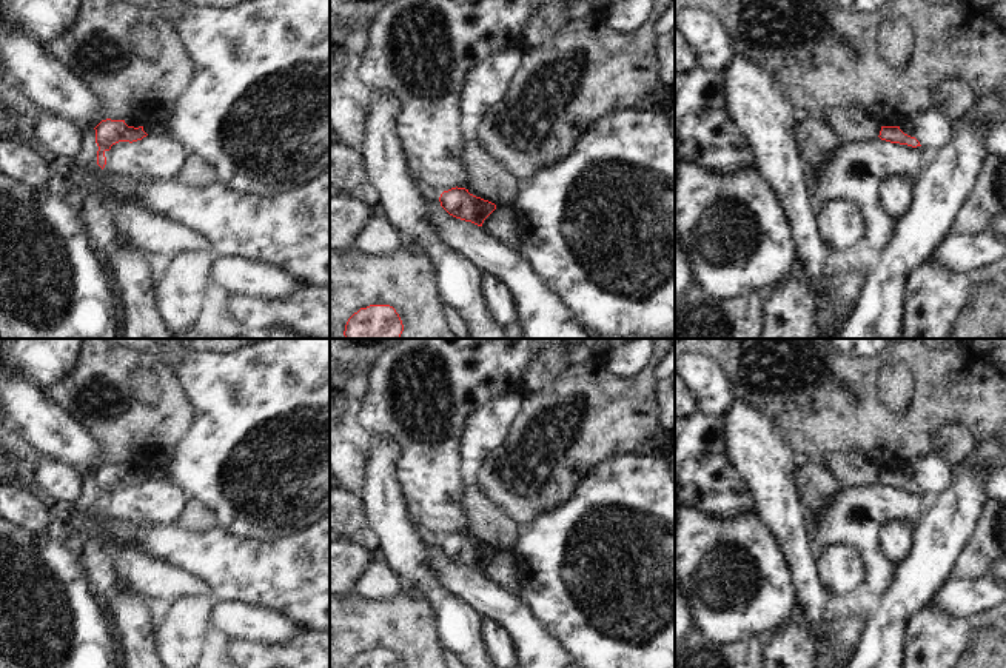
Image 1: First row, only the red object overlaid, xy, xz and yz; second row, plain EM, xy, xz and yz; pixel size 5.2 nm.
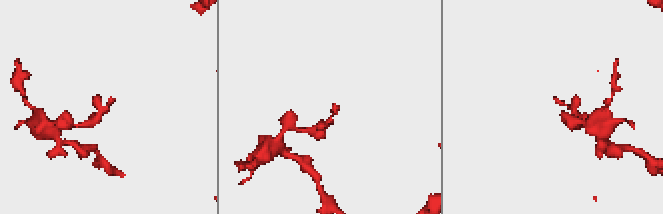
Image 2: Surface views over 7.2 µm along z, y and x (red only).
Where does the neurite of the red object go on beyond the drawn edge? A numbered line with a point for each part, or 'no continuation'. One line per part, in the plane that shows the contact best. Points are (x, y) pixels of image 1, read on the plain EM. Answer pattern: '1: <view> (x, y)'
no continuation

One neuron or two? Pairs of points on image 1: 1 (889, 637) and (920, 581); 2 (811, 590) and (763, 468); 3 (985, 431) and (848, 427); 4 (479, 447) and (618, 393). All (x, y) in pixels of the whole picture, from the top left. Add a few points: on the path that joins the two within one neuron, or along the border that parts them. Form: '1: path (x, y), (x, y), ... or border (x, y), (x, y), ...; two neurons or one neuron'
1: path (895, 624), (895, 610), (908, 594); one neuron
2: path (798, 559), (794, 531), (777, 505), (777, 499); one neuron
3: path (951, 414), (928, 414), (915, 427), (881, 427); one neuron
4: border (523, 404), (506, 439), (481, 462); two neurons

